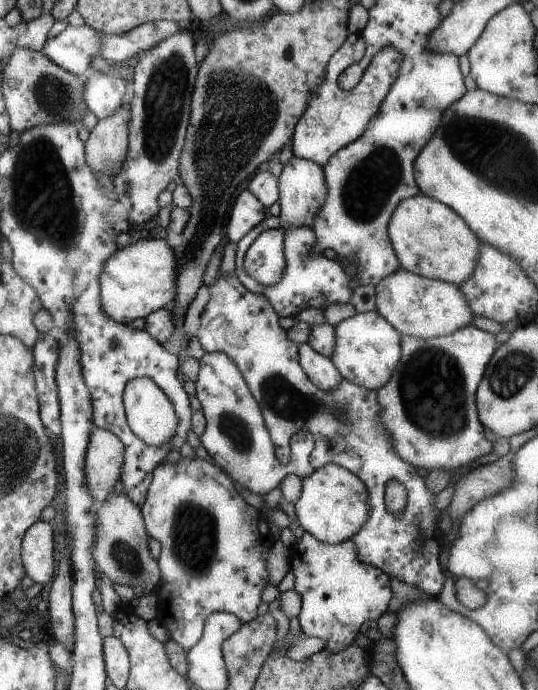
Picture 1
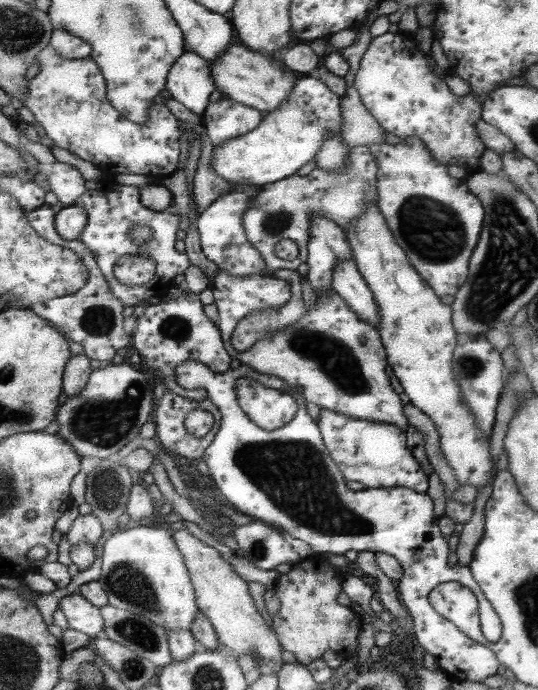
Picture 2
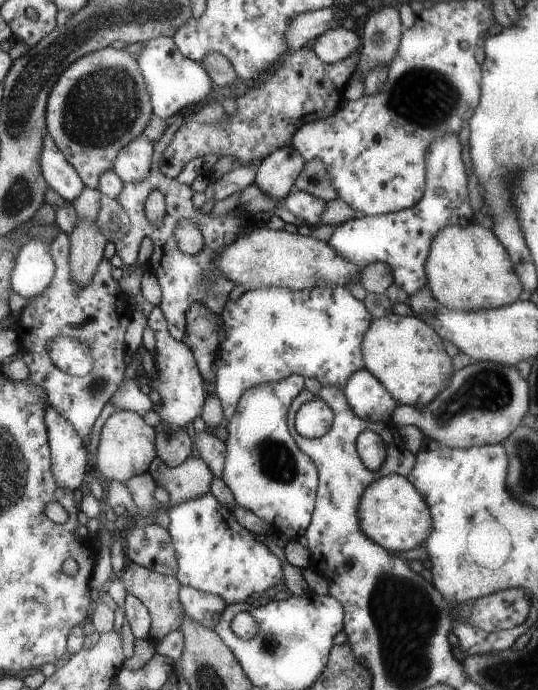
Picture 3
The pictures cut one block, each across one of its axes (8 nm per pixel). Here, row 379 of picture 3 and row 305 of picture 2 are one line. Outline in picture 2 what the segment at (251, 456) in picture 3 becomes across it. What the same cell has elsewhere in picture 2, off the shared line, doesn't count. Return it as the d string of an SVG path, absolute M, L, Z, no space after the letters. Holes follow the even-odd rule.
M279 270L273 272L275 278L279 280L287 280L293 286L293 300L291 304L287 304L281 312L265 312L265 314L253 314L251 318L243 320L241 326L237 326L237 332L233 336L233 346L239 352L251 350L261 338L265 338L267 334L275 334L281 328L291 326L293 322L297 322L299 318L305 316L305 300L303 300L303 284L301 284L301 274L297 270Z

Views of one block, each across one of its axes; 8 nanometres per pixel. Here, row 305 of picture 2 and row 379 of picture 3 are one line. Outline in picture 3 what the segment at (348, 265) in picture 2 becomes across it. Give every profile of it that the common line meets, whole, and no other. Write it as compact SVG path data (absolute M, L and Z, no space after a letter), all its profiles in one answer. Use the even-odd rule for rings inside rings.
M365 368L351 374L341 390L349 406L361 420L391 422L391 412L397 406L397 402Z

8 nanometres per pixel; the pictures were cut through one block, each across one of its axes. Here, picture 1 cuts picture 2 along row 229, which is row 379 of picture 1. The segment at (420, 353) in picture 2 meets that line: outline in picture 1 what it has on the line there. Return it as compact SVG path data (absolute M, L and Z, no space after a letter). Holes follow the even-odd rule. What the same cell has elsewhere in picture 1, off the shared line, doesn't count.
M377 312L355 314L335 326L329 360L333 360L333 366L337 366L343 380L367 390L379 390L389 378L393 378L393 370L397 368L397 362L401 362L401 334Z

